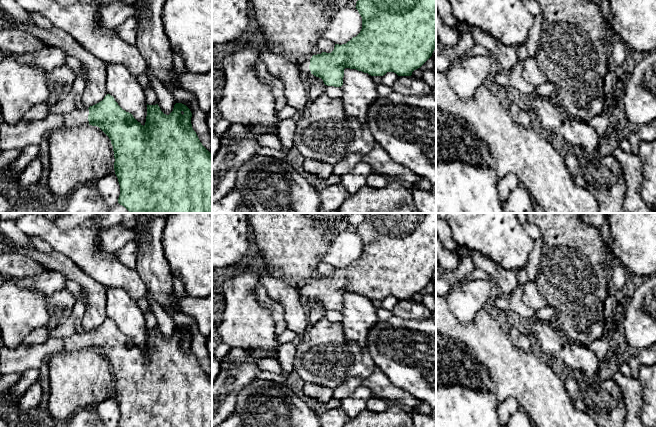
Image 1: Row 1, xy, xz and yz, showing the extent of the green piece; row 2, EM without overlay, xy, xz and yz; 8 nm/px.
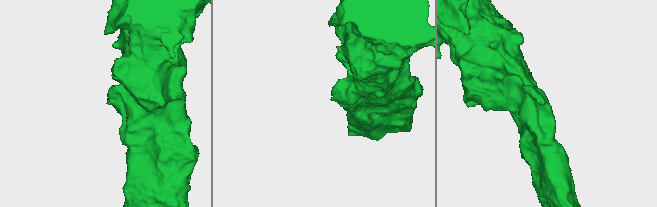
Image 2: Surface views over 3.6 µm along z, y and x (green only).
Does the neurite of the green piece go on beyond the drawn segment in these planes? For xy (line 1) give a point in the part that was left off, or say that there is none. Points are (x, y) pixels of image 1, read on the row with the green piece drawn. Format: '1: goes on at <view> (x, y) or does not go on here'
1: goes on at xy (18, 136)

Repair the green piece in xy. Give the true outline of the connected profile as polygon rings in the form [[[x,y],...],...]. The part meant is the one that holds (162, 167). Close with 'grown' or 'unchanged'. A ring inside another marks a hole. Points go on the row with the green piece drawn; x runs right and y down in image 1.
[[[107,94],[99,103],[65,115],[49,114],[44,120],[22,120],[14,125],[4,122],[0,126],[0,152],[39,145],[45,133],[51,133],[58,128],[86,124],[97,126],[111,140],[115,158],[114,170],[120,185],[118,203],[129,213],[212,213],[212,153],[202,145],[193,130],[191,117],[190,109],[182,103],[176,103],[169,115],[164,114],[158,104],[147,104],[146,122],[143,126],[131,113],[123,110],[113,96]]]; grown

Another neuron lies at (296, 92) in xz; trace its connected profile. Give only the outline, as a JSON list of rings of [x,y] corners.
[[[260,33],[261,53],[259,58],[265,63],[268,72],[277,77],[284,85],[287,105],[302,112],[309,103],[308,87],[300,77],[298,63],[276,53],[267,37]]]

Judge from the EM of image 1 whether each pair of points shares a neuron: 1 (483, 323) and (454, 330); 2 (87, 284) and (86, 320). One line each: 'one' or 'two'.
1: one
2: one

